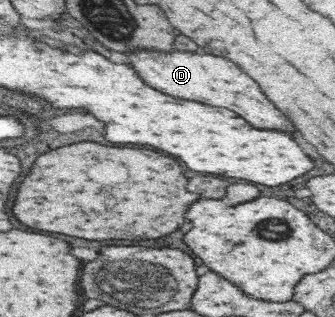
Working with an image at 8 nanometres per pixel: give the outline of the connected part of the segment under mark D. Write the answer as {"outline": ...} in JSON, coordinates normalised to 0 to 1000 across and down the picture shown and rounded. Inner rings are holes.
{"outline":[[[397,155],[397,167],[379,167],[385,205],[409,224],[409,237],[457,281],[499,293],[510,306],[564,312],[564,319],[600,319],[612,331],[672,338],[701,356],[713,356],[731,382],[743,382],[767,407],[851,407],[857,420],[881,420],[869,382],[833,356],[833,344],[779,293],[773,268],[731,237],[701,199],[636,180],[636,174],[594,174],[564,161],[439,161],[439,155]]]}

